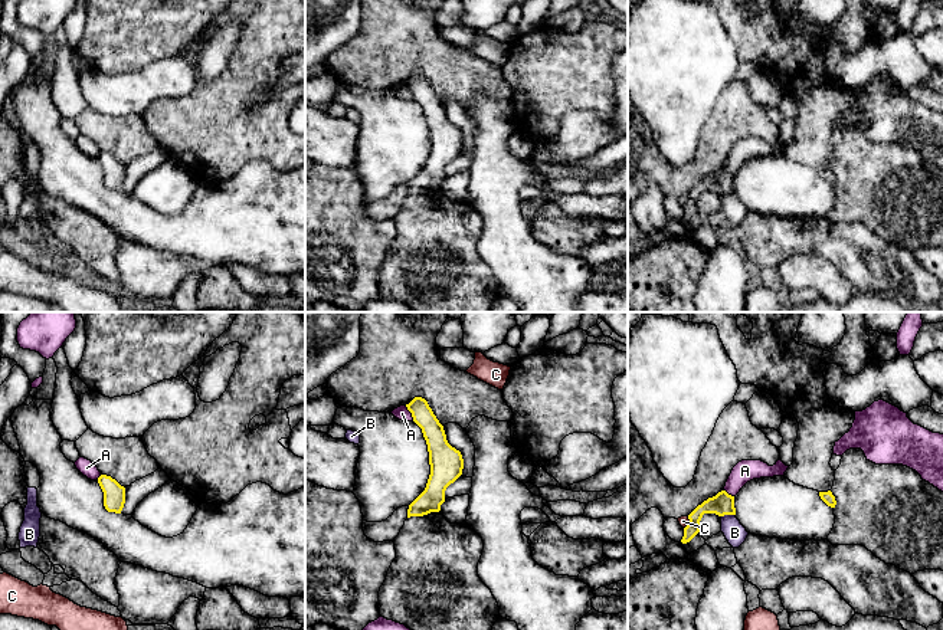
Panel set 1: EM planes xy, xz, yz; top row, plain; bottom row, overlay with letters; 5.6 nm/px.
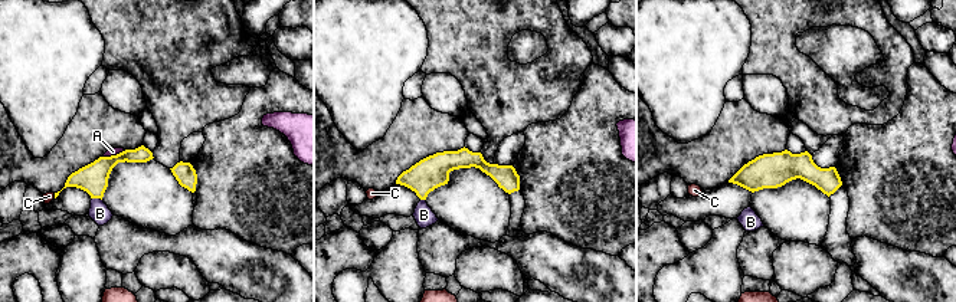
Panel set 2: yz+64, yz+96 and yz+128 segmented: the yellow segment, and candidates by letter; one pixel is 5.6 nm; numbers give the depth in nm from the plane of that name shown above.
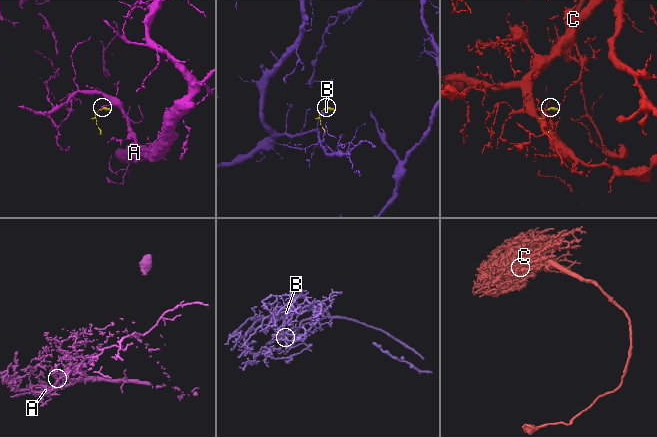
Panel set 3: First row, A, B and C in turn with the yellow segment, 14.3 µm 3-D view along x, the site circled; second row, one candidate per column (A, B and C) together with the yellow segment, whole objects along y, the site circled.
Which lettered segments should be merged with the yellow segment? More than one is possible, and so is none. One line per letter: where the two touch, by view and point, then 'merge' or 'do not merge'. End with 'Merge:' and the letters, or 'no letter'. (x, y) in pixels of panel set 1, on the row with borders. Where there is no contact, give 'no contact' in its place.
A: meets yellow in xz at (411, 412); do not merge
B: meets yellow in yz at (727, 514); do not merge
C: meets yellow in yz at (688, 522); do not merge
Merge: no letter

